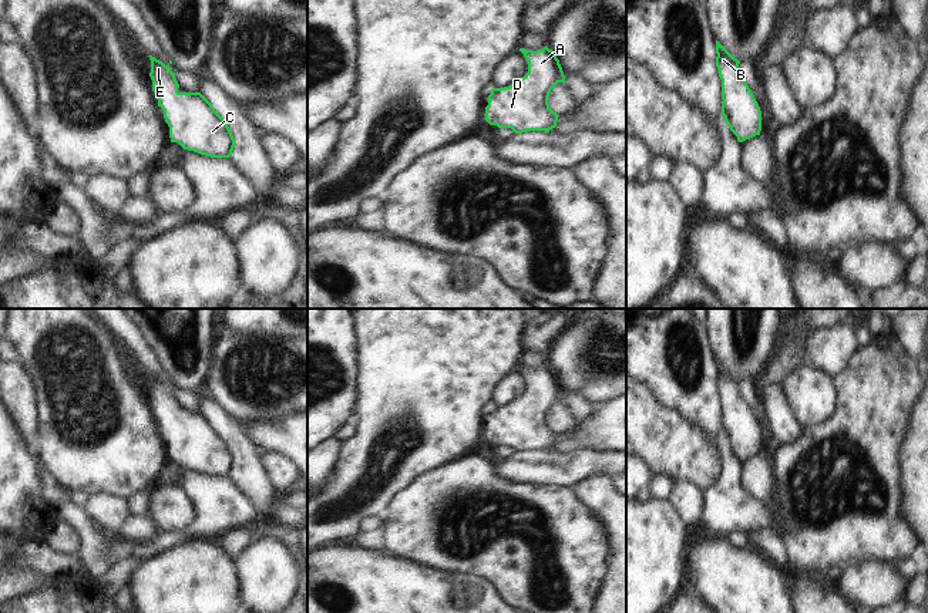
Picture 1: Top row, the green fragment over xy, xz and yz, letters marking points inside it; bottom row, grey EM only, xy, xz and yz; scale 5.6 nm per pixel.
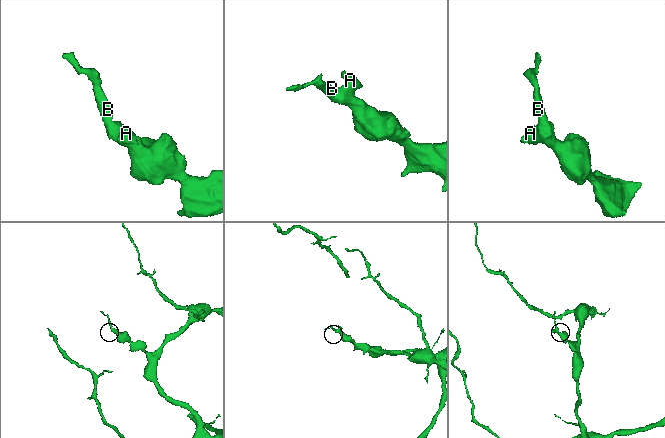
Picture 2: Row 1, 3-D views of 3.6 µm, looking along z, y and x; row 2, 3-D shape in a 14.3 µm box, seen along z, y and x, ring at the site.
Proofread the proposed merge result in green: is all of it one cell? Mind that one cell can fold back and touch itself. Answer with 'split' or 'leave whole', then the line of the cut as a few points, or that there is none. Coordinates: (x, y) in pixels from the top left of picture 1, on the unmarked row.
leave whole; no cut

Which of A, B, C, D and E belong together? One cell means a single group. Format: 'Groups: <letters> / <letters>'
Groups: A B C D E

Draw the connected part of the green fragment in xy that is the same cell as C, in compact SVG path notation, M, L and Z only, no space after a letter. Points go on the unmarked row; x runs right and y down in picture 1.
M152 374L151 378L152 410L158 425L164 428L169 445L171 461L178 461L184 468L211 476L229 476L235 457L225 438L201 411L179 411L179 403L169 383Z

